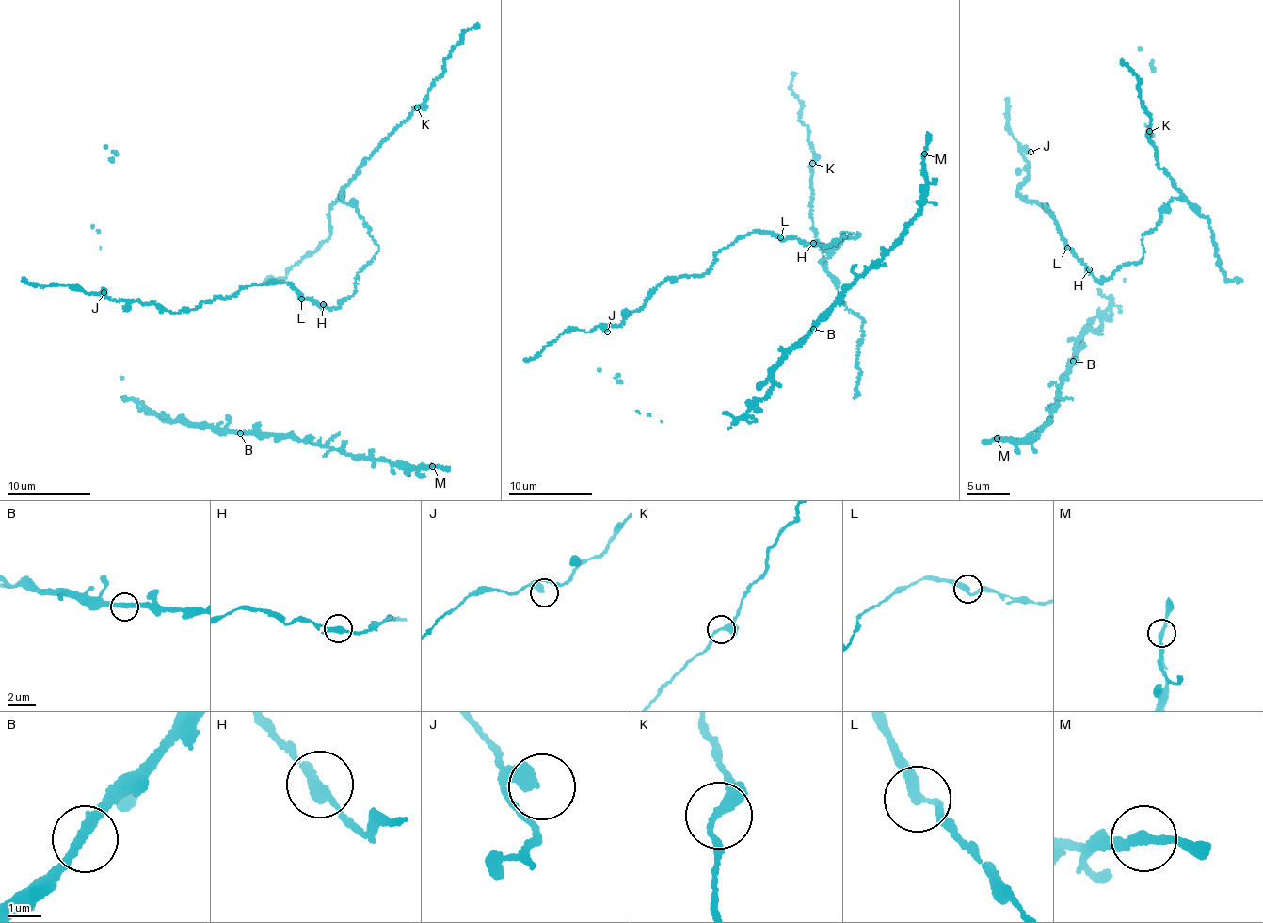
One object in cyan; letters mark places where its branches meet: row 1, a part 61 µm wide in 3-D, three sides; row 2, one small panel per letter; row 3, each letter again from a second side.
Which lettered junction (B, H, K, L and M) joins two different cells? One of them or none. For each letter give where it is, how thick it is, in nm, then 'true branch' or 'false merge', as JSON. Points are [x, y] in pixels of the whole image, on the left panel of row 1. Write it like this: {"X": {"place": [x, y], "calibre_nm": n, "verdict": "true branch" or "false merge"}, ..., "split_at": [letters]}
{"B": {"place": [240, 433], "calibre_nm": 280, "verdict": "true branch"}, "H": {"place": [323, 304], "calibre_nm": 320, "verdict": "true branch"}, "K": {"place": [417, 107], "calibre_nm": 300, "verdict": "true branch"}, "L": {"place": [301, 299], "calibre_nm": 280, "verdict": "true branch"}, "M": {"place": [432, 466], "calibre_nm": 260, "verdict": "true branch"}, "split_at": []}

